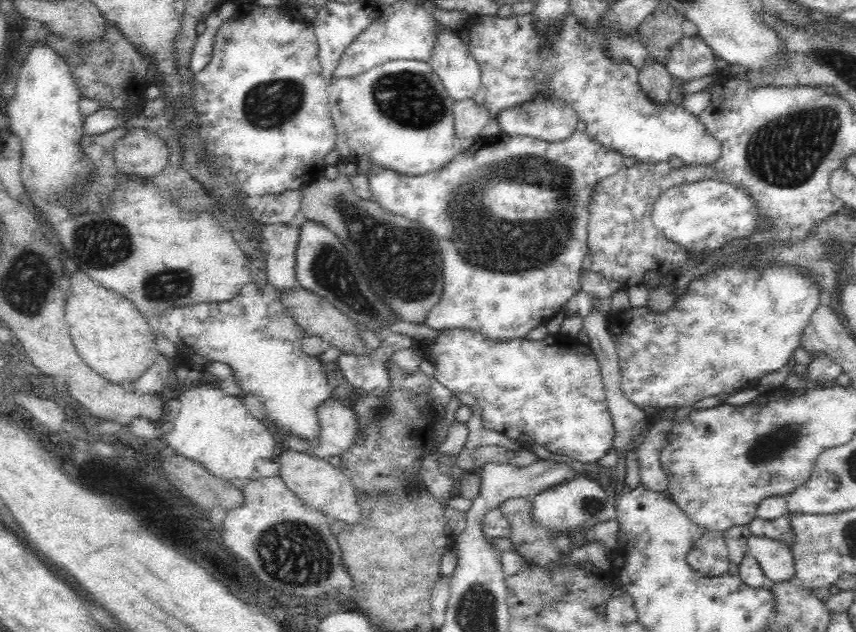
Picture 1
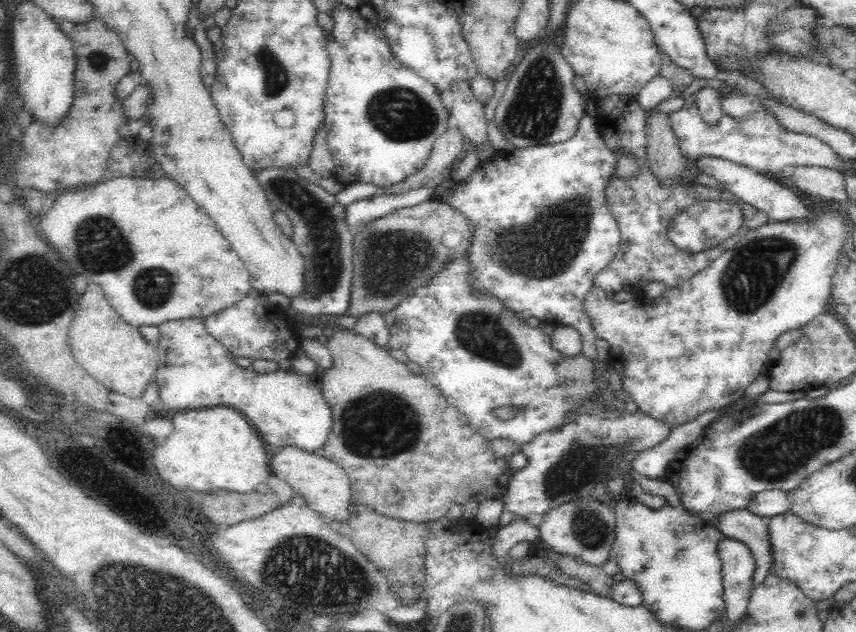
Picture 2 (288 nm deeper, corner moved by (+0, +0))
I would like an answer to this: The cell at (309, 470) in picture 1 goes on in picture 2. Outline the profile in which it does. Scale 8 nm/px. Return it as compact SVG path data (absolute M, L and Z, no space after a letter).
M288 446L288 448L282 448L282 450L272 450L272 458L270 458L270 472L276 474L278 478L286 480L296 492L300 492L304 496L304 502L308 504L308 508L312 508L314 512L330 518L328 522L332 520L338 520L338 522L346 522L350 520L352 512L350 512L350 504L354 502L352 500L352 480L350 476L346 474L346 470L342 466L338 466L334 460L326 458L326 456L316 456L316 454L310 454L302 448L294 448L294 446Z

